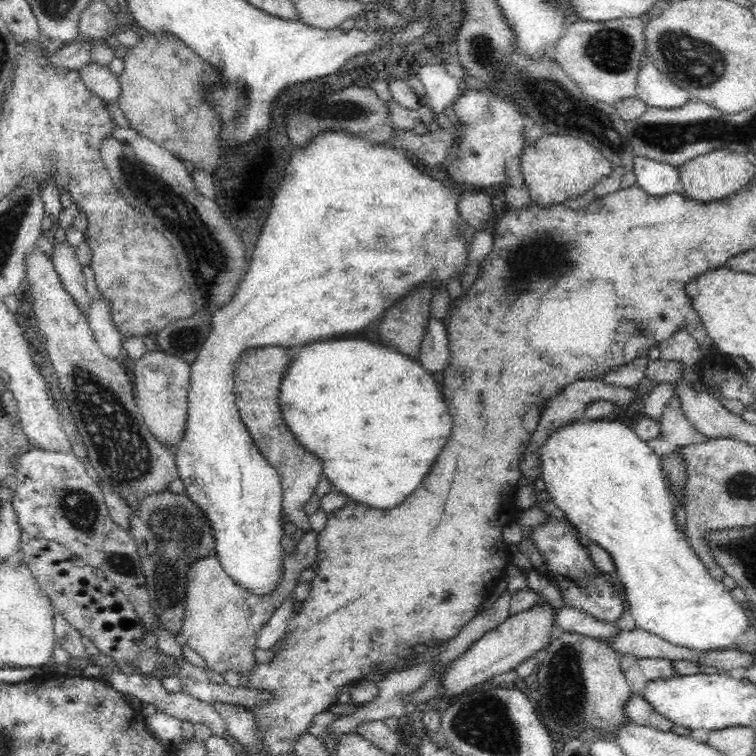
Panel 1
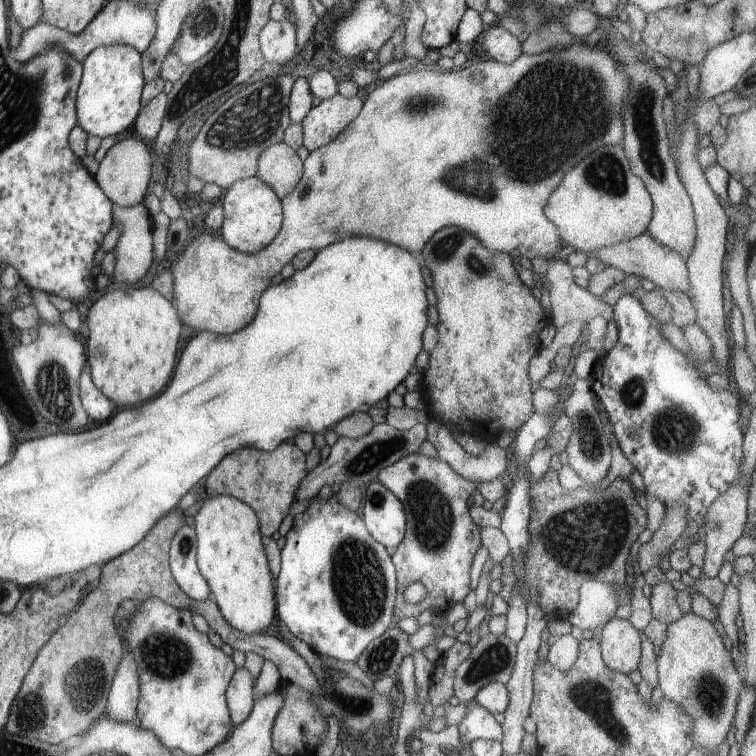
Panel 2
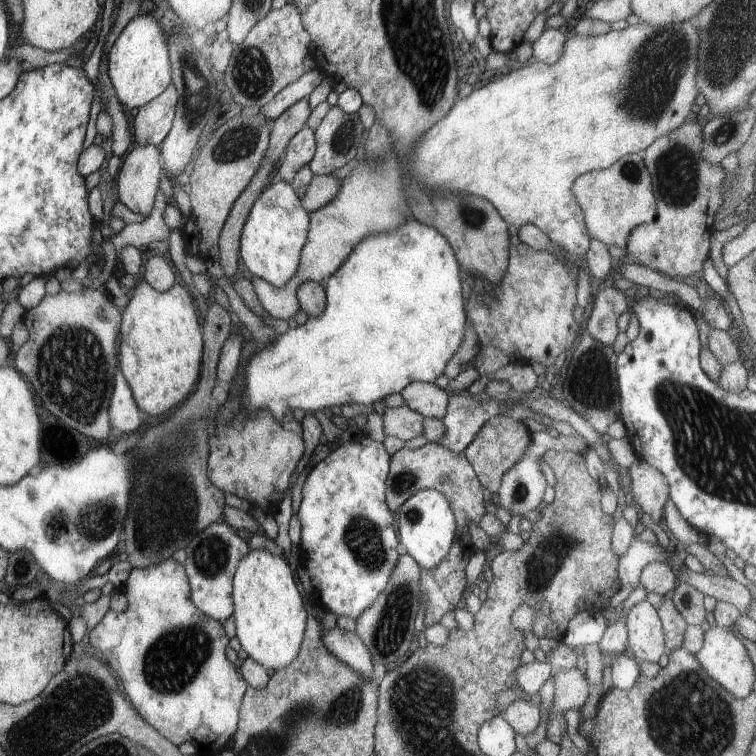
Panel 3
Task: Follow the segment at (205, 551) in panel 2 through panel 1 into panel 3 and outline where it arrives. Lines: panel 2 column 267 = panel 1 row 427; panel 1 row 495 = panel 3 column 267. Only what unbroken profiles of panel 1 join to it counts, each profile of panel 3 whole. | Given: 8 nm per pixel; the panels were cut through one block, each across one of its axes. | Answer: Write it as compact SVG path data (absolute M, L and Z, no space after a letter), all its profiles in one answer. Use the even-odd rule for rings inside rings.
M251 549L239 562L235 568L235 574L231 578L231 598L233 600L234 630L240 648L249 657L253 658L257 664L263 666L265 670L277 670L287 666L299 652L303 631L309 609L305 596L299 594L297 586L293 581L289 565L277 554L271 554L267 550Z

